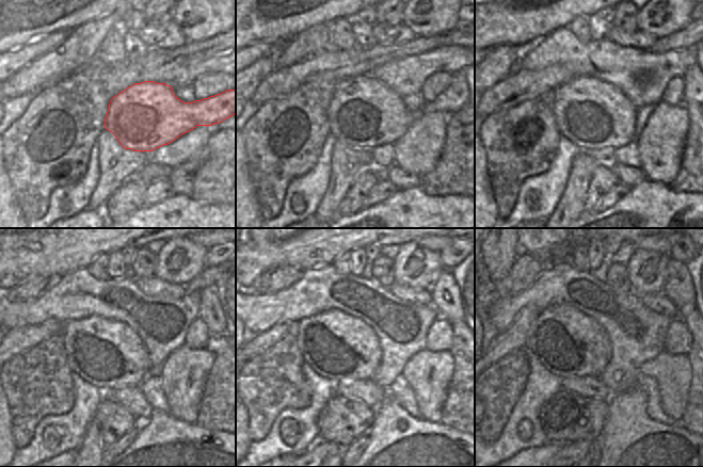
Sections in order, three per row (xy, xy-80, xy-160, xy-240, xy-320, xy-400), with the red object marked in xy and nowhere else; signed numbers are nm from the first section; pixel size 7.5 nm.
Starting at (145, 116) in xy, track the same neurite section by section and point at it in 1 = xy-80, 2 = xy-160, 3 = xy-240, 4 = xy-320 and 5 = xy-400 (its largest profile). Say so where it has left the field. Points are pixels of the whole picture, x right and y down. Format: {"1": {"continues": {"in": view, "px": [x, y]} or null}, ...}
{"1": {"continues": {"in": "xy-80", "px": [364, 113]}}, "2": {"continues": {"in": "xy-160", "px": [593, 114]}}, "3": {"continues": {"in": "xy-240", "px": [108, 354]}}, "4": {"continues": {"in": "xy-320", "px": [337, 347]}}, "5": {"continues": {"in": "xy-400", "px": [569, 343]}}}

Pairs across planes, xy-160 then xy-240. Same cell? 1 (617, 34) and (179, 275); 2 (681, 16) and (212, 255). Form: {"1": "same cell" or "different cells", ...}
{"1": "different cells", "2": "different cells"}

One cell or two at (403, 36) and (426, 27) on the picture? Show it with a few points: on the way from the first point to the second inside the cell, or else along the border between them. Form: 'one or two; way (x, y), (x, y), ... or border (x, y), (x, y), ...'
two; border (402, 23), (416, 35)

